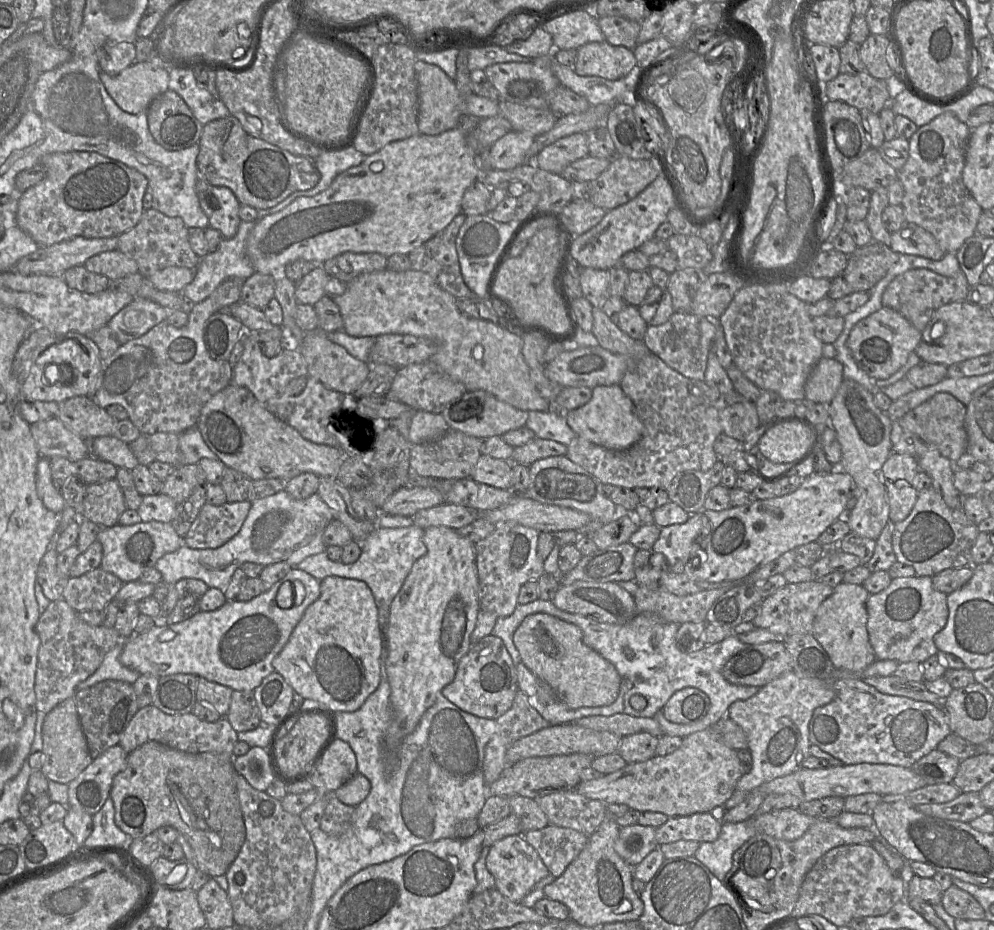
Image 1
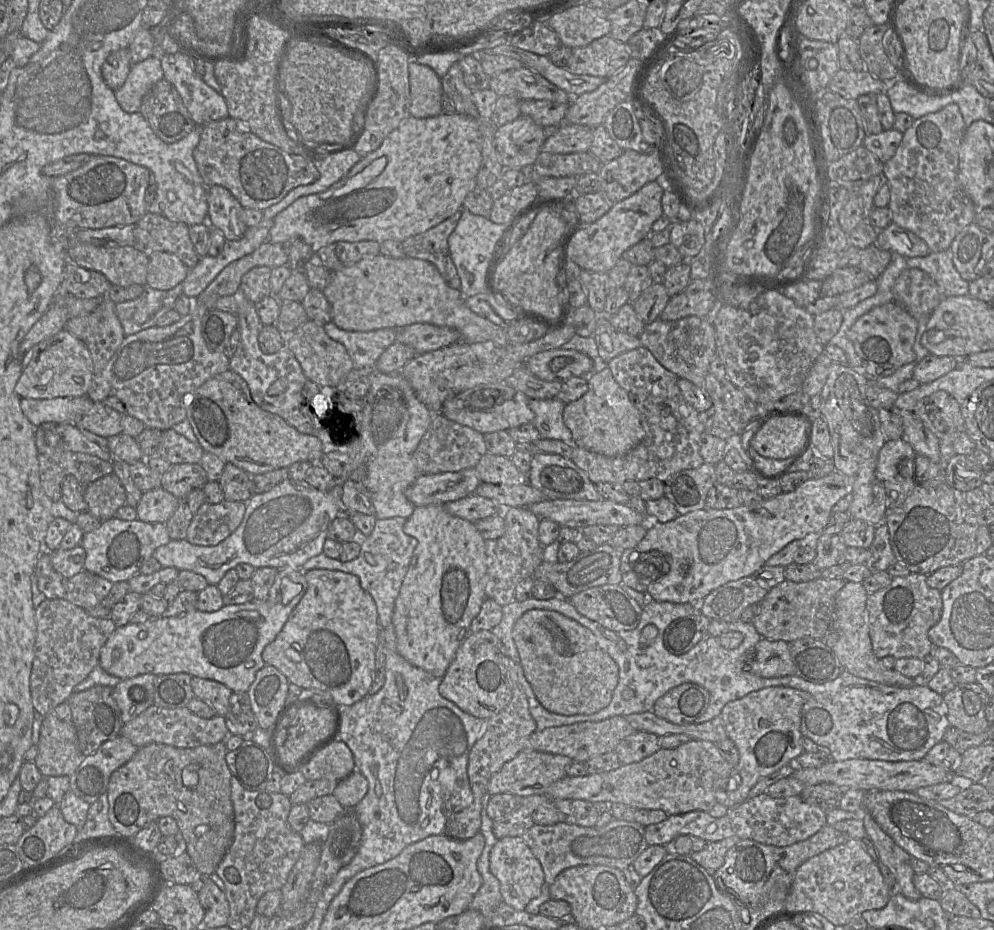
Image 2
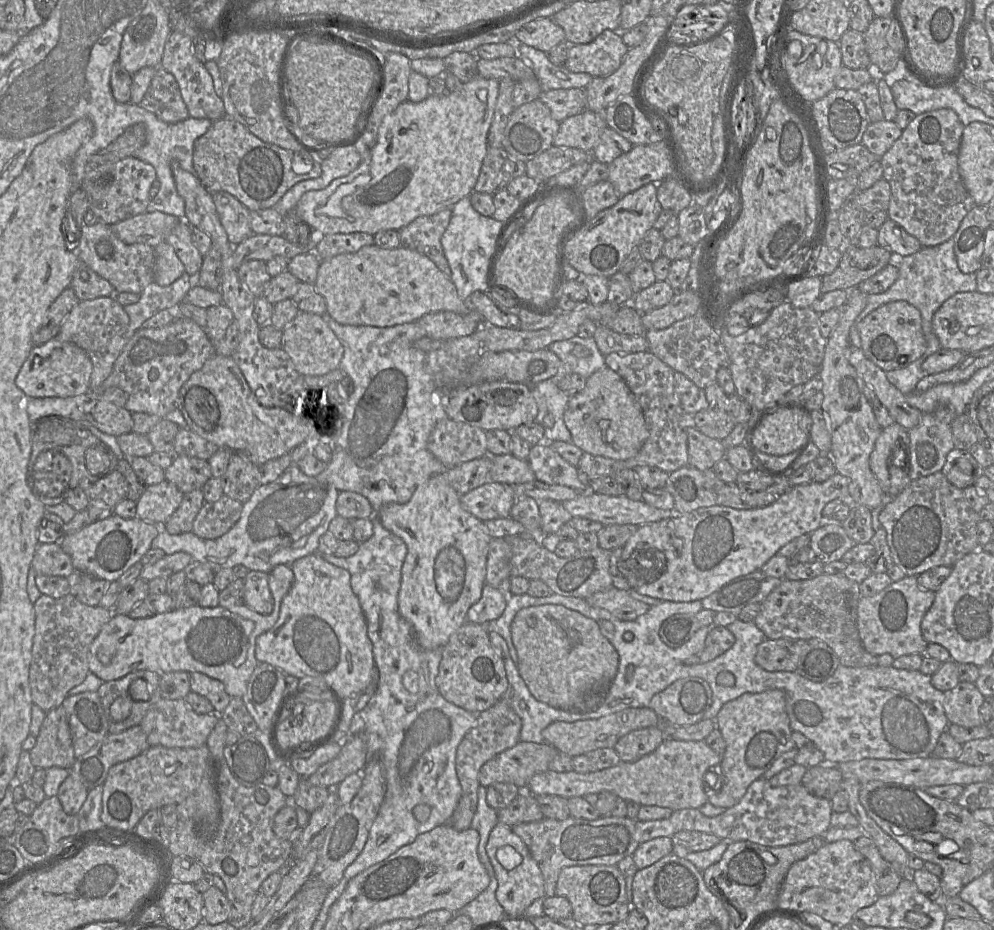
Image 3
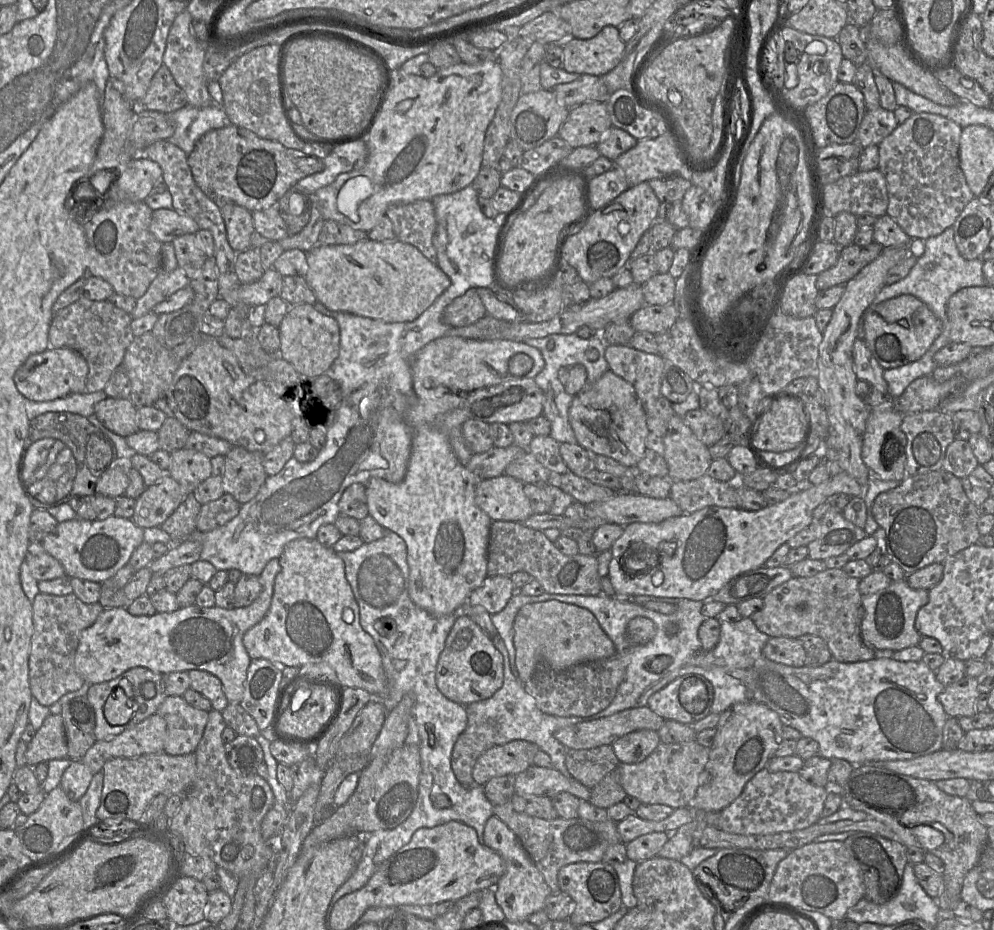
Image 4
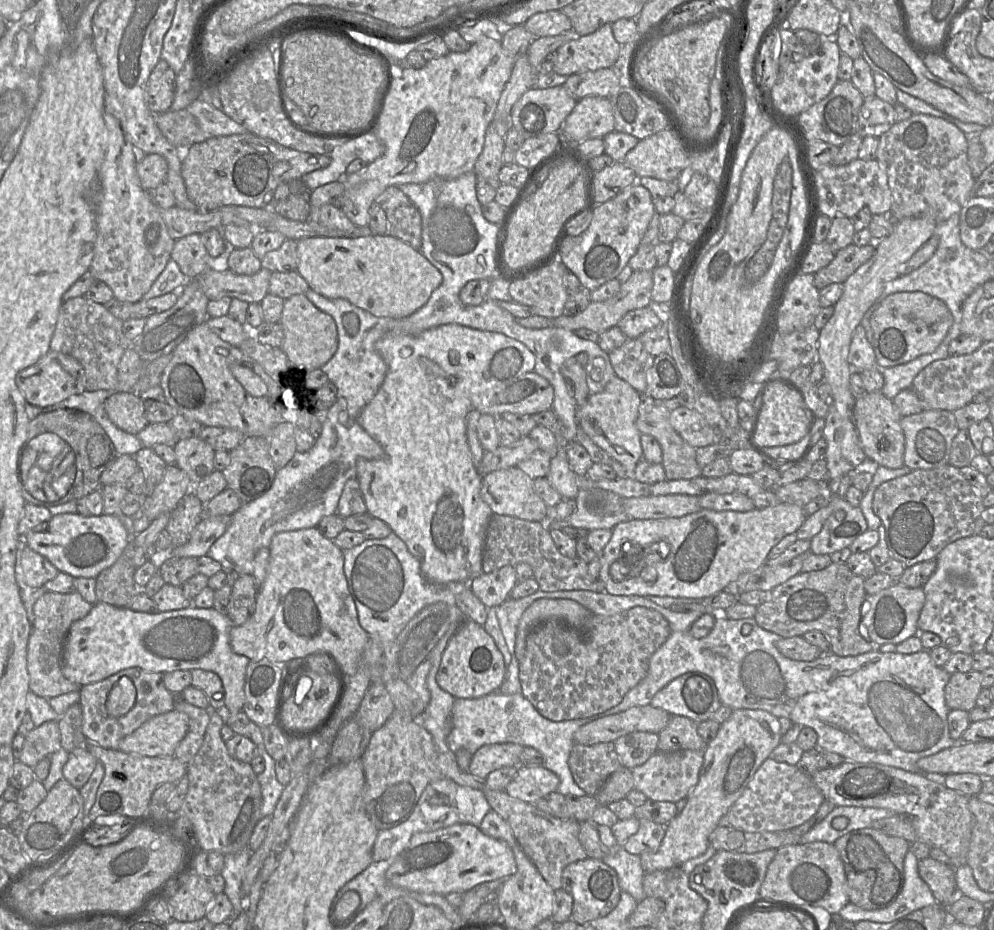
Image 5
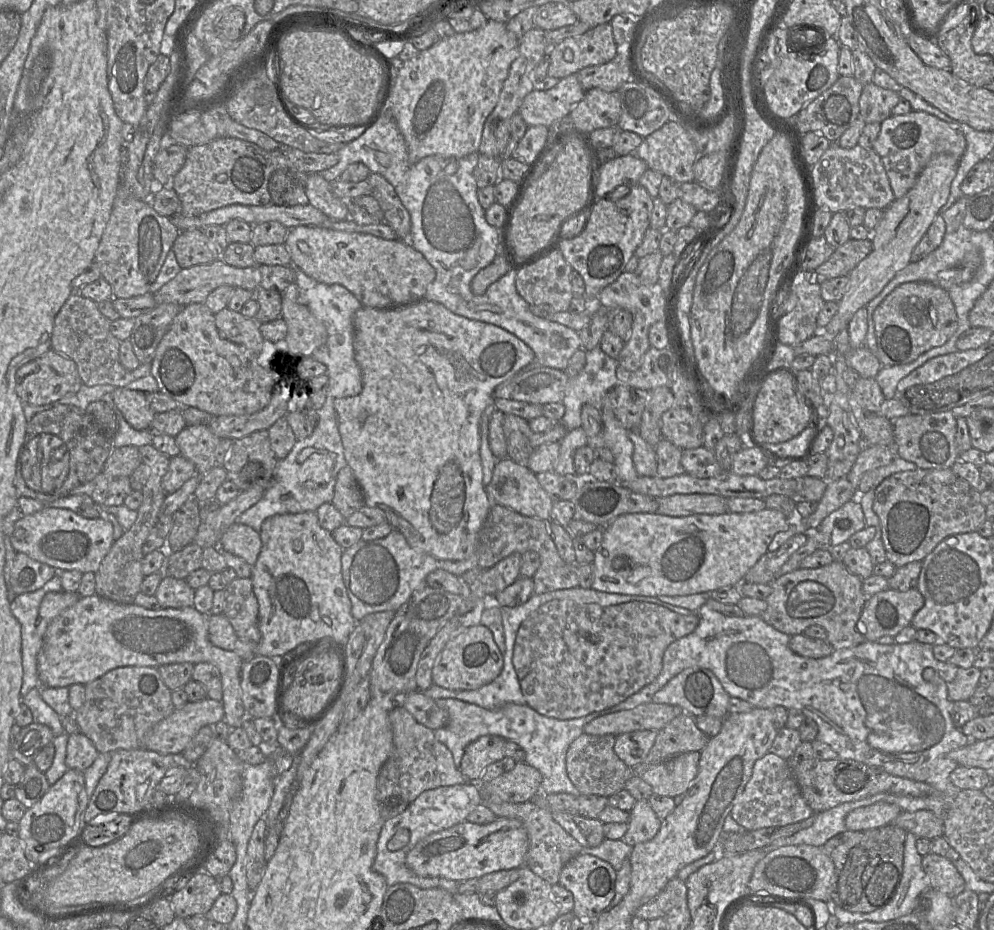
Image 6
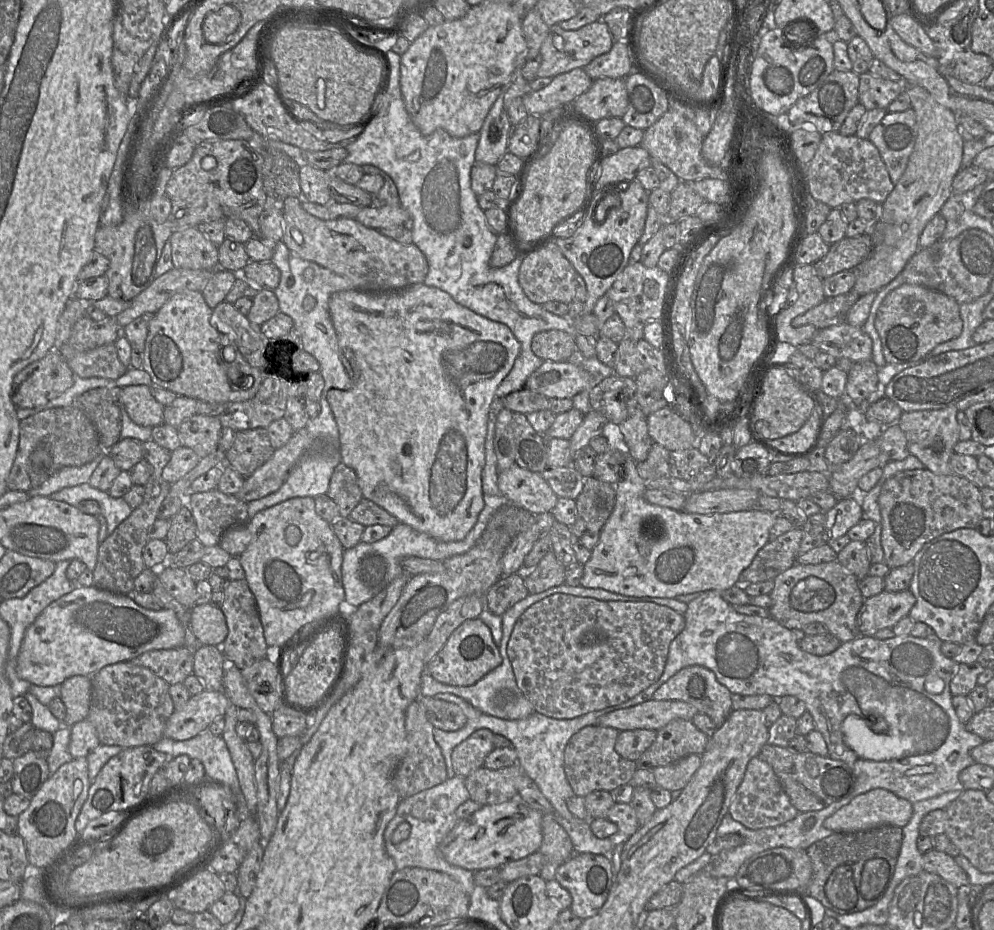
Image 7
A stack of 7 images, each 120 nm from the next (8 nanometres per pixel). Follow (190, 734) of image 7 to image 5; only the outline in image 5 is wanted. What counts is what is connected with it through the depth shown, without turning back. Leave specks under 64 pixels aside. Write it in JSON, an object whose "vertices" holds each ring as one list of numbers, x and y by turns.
{"vertices":[[178,710,154,716,121,739,118,749,143,756,173,756,185,737,189,717]]}

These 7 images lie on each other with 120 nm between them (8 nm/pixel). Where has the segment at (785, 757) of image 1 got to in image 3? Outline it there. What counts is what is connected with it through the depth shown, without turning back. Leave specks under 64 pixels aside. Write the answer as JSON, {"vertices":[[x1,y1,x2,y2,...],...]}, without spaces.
{"vertices":[[779,689,745,693,724,704,715,720,726,748,720,762,722,785,717,790,708,790,707,798,710,804,727,809,742,799,749,785,760,778,780,755,796,745,791,738,786,695]]}

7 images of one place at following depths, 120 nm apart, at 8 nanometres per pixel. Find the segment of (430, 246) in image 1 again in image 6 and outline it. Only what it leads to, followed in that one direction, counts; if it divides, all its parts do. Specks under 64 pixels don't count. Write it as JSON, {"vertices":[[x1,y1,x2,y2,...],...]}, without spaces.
{"vertices":[[370,173,367,181,371,186,371,195,377,200,384,213,384,222,393,228,399,240,409,240,410,214,402,204,395,188,377,173]]}

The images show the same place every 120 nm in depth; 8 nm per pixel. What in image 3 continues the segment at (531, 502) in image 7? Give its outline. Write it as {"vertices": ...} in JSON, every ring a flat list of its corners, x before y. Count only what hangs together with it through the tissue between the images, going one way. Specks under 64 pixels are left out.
{"vertices":[[499,482,483,484,462,495,462,507,482,521,510,517,516,497,512,485]]}

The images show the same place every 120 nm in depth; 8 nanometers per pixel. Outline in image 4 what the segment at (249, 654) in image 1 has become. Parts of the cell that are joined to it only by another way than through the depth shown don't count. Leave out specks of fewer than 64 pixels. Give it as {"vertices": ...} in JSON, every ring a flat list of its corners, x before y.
{"vertices":[[279,559,270,560,259,575,262,585,260,595,252,604,242,608,204,608,194,604,174,612,157,612,152,616,131,615,126,607,104,609,96,621,81,633,74,659,75,670,89,684,107,682,137,666,161,675,190,670,206,671,221,681,228,702,239,704,251,663,243,645,243,636,266,616,271,605,275,577,280,570]]}

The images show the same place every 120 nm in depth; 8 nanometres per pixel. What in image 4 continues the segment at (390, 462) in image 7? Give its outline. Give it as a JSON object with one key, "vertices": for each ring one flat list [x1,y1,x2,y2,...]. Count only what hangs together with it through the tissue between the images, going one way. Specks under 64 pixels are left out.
{"vertices":[[443,336,429,342,411,361,412,399,405,411,405,419,414,435,405,477,398,483,371,478,365,485,365,494,368,515,384,529,401,537,406,544,409,598,417,607,435,617,461,612,470,593,480,587,487,577,487,549,492,523,475,503,477,484,454,454,441,428,441,418,461,407,470,392,506,381,535,378,544,366,541,352,522,341,458,336]]}

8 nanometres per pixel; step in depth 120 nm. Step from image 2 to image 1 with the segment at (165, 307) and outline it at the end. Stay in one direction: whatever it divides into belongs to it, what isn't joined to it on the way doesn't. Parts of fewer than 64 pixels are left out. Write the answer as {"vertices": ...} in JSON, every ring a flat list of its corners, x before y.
{"vertices":[[135,296,133,301,116,313,107,326,120,345,136,339,162,321,169,311,156,302]]}

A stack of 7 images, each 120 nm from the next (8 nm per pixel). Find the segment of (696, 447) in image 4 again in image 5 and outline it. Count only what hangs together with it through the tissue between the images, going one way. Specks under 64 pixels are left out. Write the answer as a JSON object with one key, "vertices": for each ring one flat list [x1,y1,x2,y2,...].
{"vertices":[[642,396,636,420,641,434,654,437,662,449,666,480,692,479,701,475,696,461,696,448,689,445,672,427,670,410,661,401]]}

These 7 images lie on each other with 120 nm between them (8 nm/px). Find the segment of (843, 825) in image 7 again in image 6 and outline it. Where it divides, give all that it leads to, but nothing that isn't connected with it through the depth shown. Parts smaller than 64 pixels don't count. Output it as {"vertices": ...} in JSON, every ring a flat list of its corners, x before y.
{"vertices":[[876,803,851,811,845,818,848,831,866,831,886,826,903,811,894,804]]}

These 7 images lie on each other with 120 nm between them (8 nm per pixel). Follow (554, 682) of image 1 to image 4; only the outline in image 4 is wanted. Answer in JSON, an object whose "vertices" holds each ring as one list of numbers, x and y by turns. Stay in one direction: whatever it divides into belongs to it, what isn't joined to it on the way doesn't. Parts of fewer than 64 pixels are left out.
{"vertices":[[557,600,522,606,513,623,513,644,518,679,523,684,539,664,564,671,578,664,608,659,616,653,614,643,589,610]]}

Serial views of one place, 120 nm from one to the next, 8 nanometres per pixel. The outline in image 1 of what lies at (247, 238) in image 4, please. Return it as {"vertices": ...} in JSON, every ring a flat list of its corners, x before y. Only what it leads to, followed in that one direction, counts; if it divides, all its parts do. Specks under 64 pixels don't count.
{"vertices":[[200,177,196,183,200,206,209,220,209,227,220,231,224,238,232,238,238,230,240,202,227,187,215,186]]}

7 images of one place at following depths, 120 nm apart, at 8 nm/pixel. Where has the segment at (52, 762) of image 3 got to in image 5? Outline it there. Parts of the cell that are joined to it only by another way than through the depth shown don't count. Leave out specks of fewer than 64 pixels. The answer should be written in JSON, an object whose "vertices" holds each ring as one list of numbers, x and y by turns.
{"vertices":[[47,721,34,727,26,736,19,761,34,768,46,756,62,748,57,721]]}

